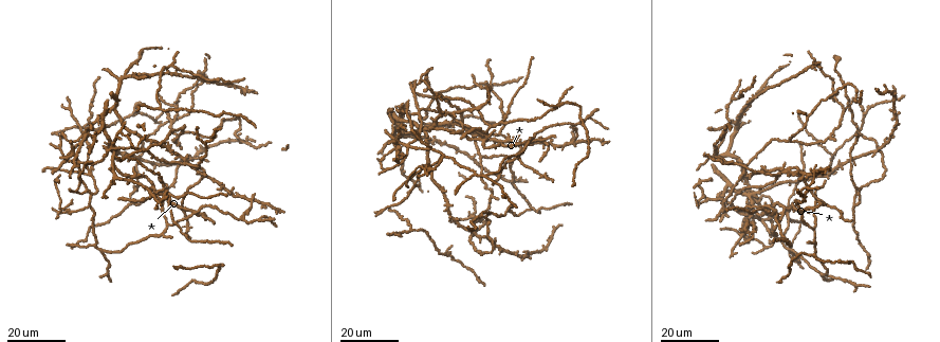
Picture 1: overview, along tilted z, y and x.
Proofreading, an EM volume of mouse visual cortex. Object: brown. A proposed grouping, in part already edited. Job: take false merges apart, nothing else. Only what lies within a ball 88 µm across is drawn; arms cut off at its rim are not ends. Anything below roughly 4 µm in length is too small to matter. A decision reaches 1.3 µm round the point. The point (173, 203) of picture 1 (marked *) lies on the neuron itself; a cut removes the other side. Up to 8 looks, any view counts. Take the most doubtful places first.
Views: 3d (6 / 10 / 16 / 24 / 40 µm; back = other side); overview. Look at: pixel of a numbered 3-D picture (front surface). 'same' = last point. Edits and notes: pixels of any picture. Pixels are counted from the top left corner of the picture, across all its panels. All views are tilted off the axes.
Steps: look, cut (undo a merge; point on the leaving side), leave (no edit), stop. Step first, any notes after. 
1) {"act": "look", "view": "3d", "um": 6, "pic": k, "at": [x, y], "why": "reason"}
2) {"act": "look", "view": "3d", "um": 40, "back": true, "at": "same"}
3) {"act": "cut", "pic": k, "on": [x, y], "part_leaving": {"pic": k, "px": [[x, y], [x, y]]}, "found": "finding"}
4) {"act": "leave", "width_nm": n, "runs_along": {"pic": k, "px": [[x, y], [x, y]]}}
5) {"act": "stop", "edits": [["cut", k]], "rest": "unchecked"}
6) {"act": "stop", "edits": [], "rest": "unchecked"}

{"act": "look", "view": "3d", "um": 16, "pic": 1, "at": [91, 175], "why": "looks like a crossing"}

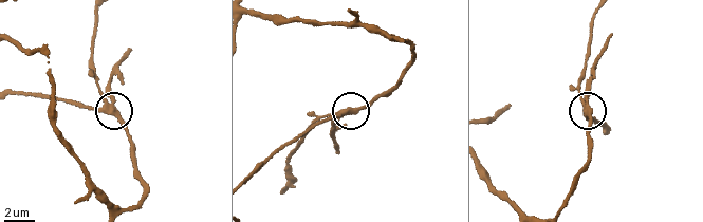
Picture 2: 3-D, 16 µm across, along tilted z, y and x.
{"act": "look", "view": "3d", "um": 10, "pic": 2, "at": [106, 104]}

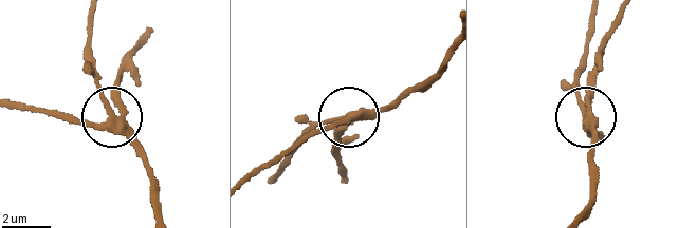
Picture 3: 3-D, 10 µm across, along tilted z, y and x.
{"act": "look", "view": "3d", "um": 10, "back": true, "pic": 3, "at": [347, 117]}

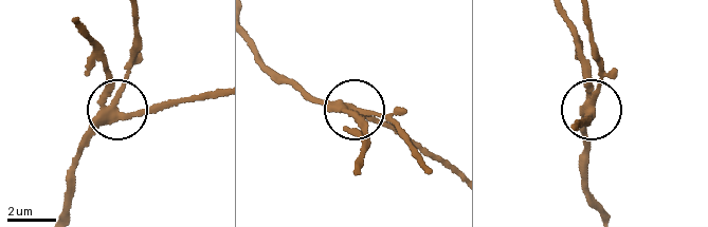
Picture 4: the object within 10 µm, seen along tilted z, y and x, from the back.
{"act": "leave", "arms": 4, "runs_along": {"pic": 4, "px": [[66, 207], [71, 163], [104, 121], [116, 112], [171, 107]]}, "found": "all the same neuron"}

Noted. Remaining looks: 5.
{"act": "look", "view": "3d", "um": 24, "pic": 1, "at": [252, 197], "why": "branch point"}

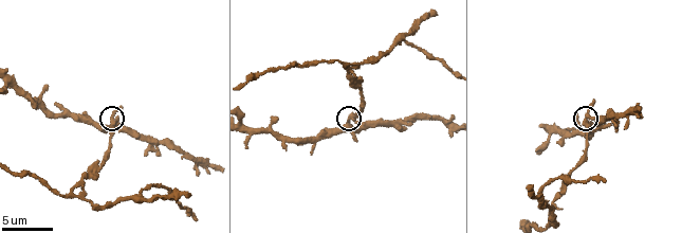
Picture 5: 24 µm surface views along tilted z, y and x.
{"act": "look", "view": "3d", "um": 10, "pic": 5, "at": [110, 117], "why": "closer look"}

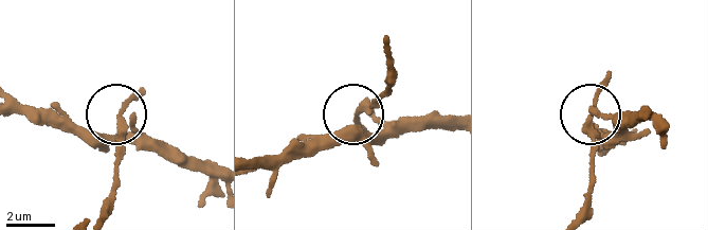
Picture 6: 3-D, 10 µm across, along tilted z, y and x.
{"act": "leave", "arms": 3, "runs_along": {"pic": 6, "px": [[383, 48], [388, 85], [358, 117], [421, 127]]}, "found": "all the same neuron"}

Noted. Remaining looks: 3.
{"act": "look", "view": "3d", "um": 16, "pic": 1, "at": [85, 132], "why": "small branch off a trunk"}

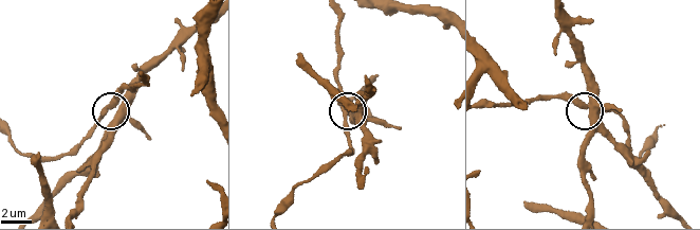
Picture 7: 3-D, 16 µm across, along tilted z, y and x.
{"act": "look", "view": "3d", "um": 10, "pic": 7, "at": [109, 104]}

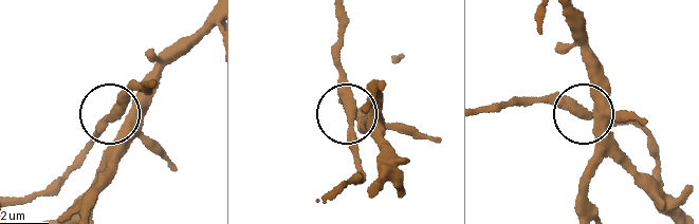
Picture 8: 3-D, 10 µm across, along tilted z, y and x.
{"act": "leave", "found": "all the same neuron"}

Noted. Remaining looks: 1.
{"act": "stop", "edits": [], "rest": "unchecked"}

